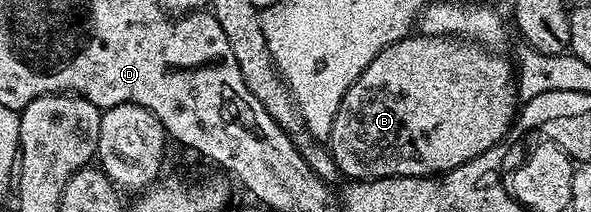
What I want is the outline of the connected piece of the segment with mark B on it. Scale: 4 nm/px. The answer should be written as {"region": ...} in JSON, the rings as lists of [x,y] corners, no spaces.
{"region":[[[420,33],[410,34],[409,38],[401,39],[397,43],[387,45],[363,69],[363,73],[347,89],[343,101],[339,105],[339,113],[335,113],[333,118],[333,128],[327,140],[327,146],[335,165],[339,165],[342,176],[349,181],[368,181],[370,179],[391,179],[394,175],[415,175],[418,177],[436,177],[444,172],[455,169],[475,157],[485,155],[487,149],[491,149],[495,144],[502,142],[510,134],[515,116],[519,111],[519,96],[517,93],[517,84],[515,82],[515,67],[512,62],[509,63],[503,56],[497,55],[496,50],[490,49],[476,41],[470,41],[452,35],[423,35]]]}

